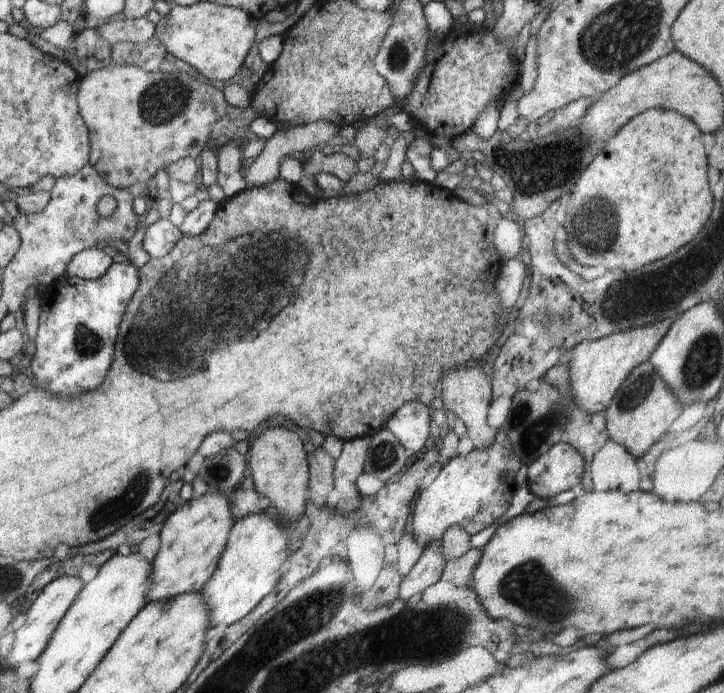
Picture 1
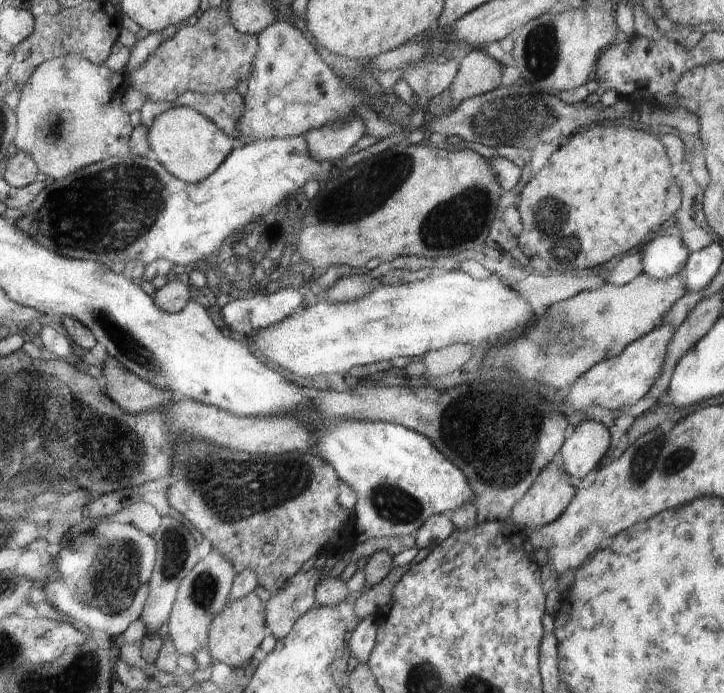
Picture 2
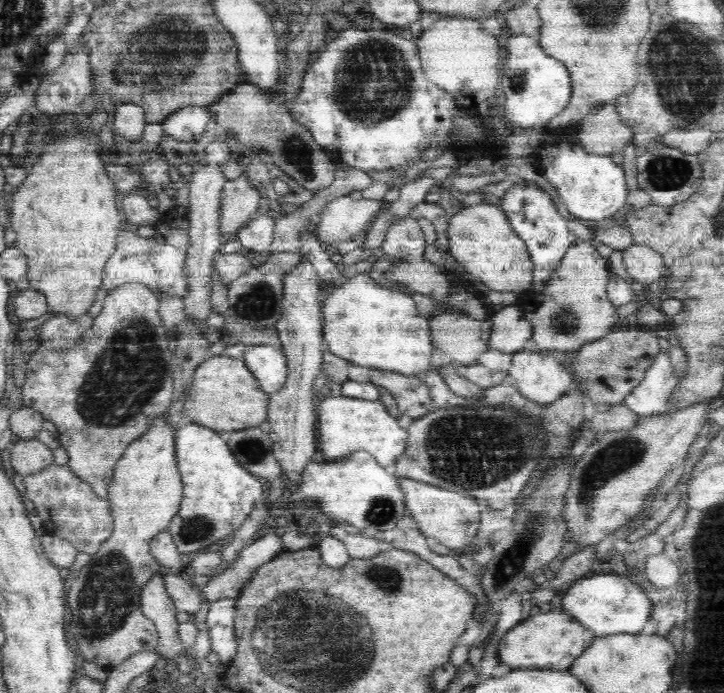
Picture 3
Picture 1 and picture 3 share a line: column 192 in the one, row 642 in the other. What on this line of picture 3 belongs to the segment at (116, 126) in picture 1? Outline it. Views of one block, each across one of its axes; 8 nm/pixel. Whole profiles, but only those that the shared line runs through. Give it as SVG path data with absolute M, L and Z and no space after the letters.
M160 415L151 422L151 428L131 442L124 450L122 458L117 462L111 484L108 486L109 502L113 513L112 534L100 544L100 550L91 555L91 559L79 571L78 578L66 590L67 608L70 608L70 622L66 622L65 630L70 632L78 644L77 652L82 652L86 660L105 668L114 668L122 664L129 656L137 652L155 650L158 646L158 631L150 618L144 616L140 608L140 591L155 577L158 568L163 568L157 560L134 560L134 558L150 558L150 547L146 540L152 540L159 532L166 530L168 523L180 509L183 497L183 483L177 468L175 452L176 427Z

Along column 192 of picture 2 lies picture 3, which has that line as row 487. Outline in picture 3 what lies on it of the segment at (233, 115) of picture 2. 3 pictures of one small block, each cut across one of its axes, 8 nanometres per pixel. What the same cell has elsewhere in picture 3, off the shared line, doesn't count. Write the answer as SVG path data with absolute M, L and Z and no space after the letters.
M124 282L122 286L118 286L114 288L114 290L110 290L110 293L106 296L104 302L103 302L103 308L101 310L101 313L94 319L94 322L88 330L84 331L84 334L81 335L80 344L76 346L76 348L72 348L72 350L68 350L68 352L60 352L59 350L50 350L46 346L40 346L37 347L36 350L33 351L32 358L29 358L27 369L25 372L25 382L22 384L22 386L18 389L18 392L20 393L20 396L22 398L22 406L25 406L26 408L31 408L32 410L35 410L36 412L39 412L42 415L42 418L44 420L49 420L50 422L53 422L56 425L57 428L57 442L60 442L61 446L66 450L68 453L68 458L70 461L68 461L67 466L72 470L72 473L76 474L83 482L86 482L90 487L93 488L93 491L99 495L100 498L106 499L108 496L108 486L111 484L111 479L113 478L113 473L116 467L116 464L118 461L120 461L120 458L122 458L122 454L124 454L124 450L128 448L128 446L131 445L131 442L143 437L143 434L147 432L148 429L151 428L151 422L155 420L156 417L159 417L160 415L164 415L167 410L170 408L170 405L173 401L173 394L174 394L174 369L176 365L176 359L175 355L168 349L168 336L167 331L164 330L163 327L163 321L162 318L160 318L159 315L159 306L160 306L160 299L155 297L155 294L152 294L152 291L142 282Z

